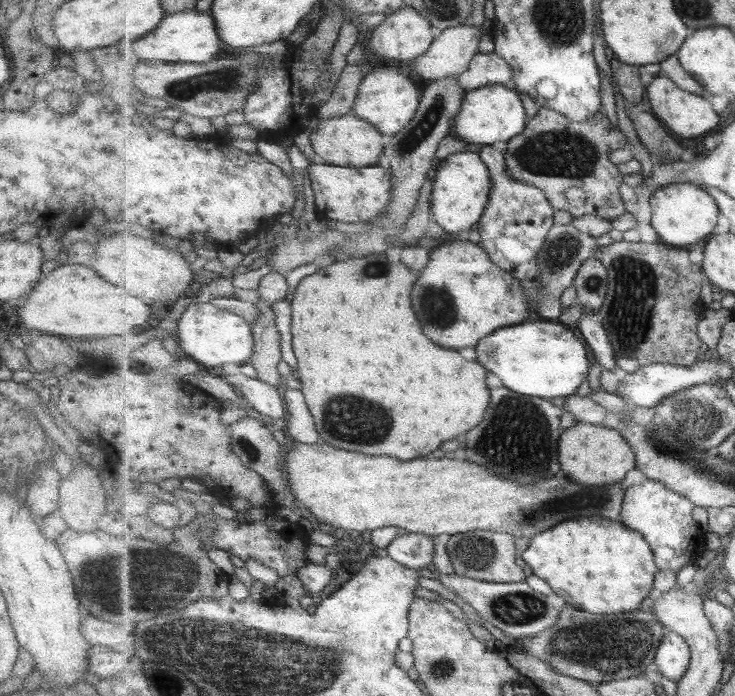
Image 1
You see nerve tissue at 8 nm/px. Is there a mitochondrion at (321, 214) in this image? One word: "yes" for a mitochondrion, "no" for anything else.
no

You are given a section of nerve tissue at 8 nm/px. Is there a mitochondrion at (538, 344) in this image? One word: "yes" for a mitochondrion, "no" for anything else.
no

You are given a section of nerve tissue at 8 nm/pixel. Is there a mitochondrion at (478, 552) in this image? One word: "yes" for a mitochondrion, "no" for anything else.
yes

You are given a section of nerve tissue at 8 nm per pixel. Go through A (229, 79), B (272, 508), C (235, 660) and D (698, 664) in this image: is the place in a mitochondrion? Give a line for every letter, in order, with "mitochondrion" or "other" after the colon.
A: mitochondrion
B: other
C: mitochondrion
D: other

